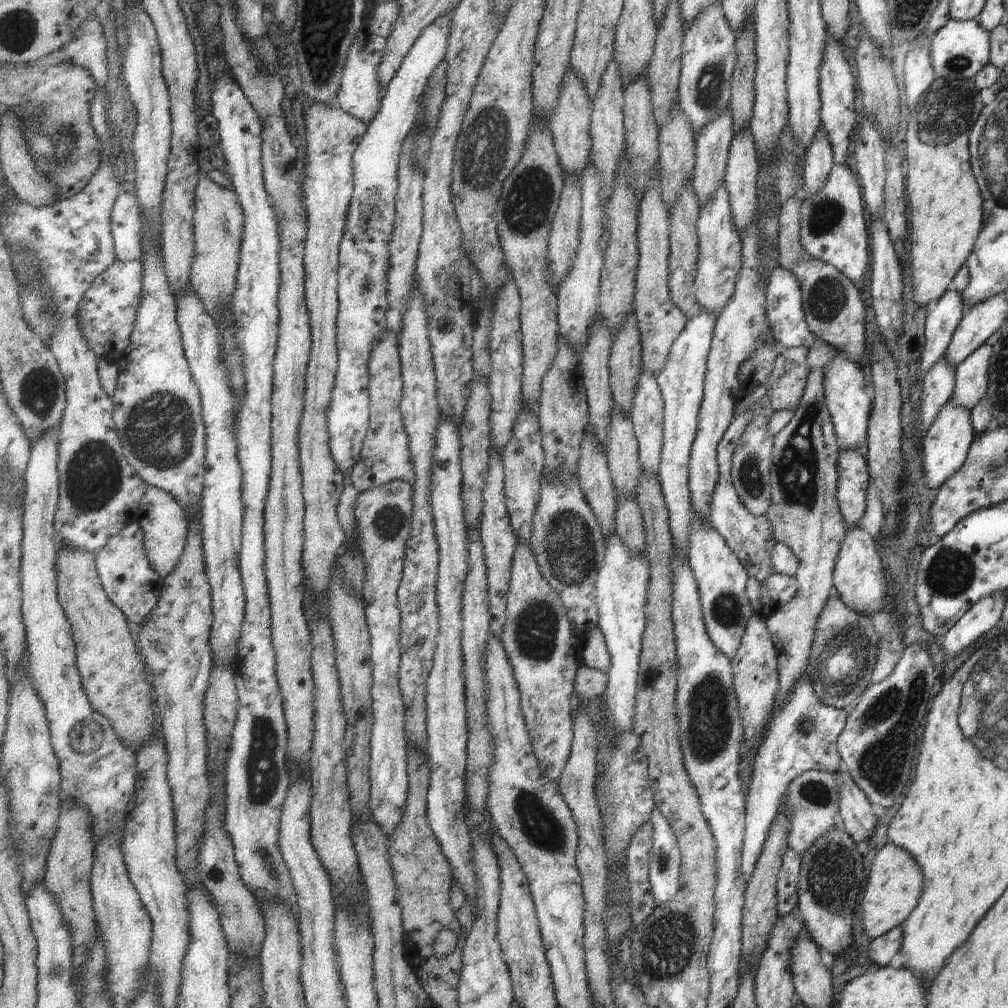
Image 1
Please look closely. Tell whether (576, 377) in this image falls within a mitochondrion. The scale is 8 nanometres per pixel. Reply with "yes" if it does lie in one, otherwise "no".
no

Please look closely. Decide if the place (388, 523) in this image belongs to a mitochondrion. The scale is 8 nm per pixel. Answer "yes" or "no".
yes

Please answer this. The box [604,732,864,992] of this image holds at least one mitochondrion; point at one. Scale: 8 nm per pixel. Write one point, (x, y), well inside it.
(670, 942)

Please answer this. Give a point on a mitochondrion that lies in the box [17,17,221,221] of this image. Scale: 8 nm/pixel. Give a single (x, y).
(58, 146)

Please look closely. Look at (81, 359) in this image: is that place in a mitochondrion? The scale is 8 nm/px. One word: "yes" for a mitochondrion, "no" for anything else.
no

